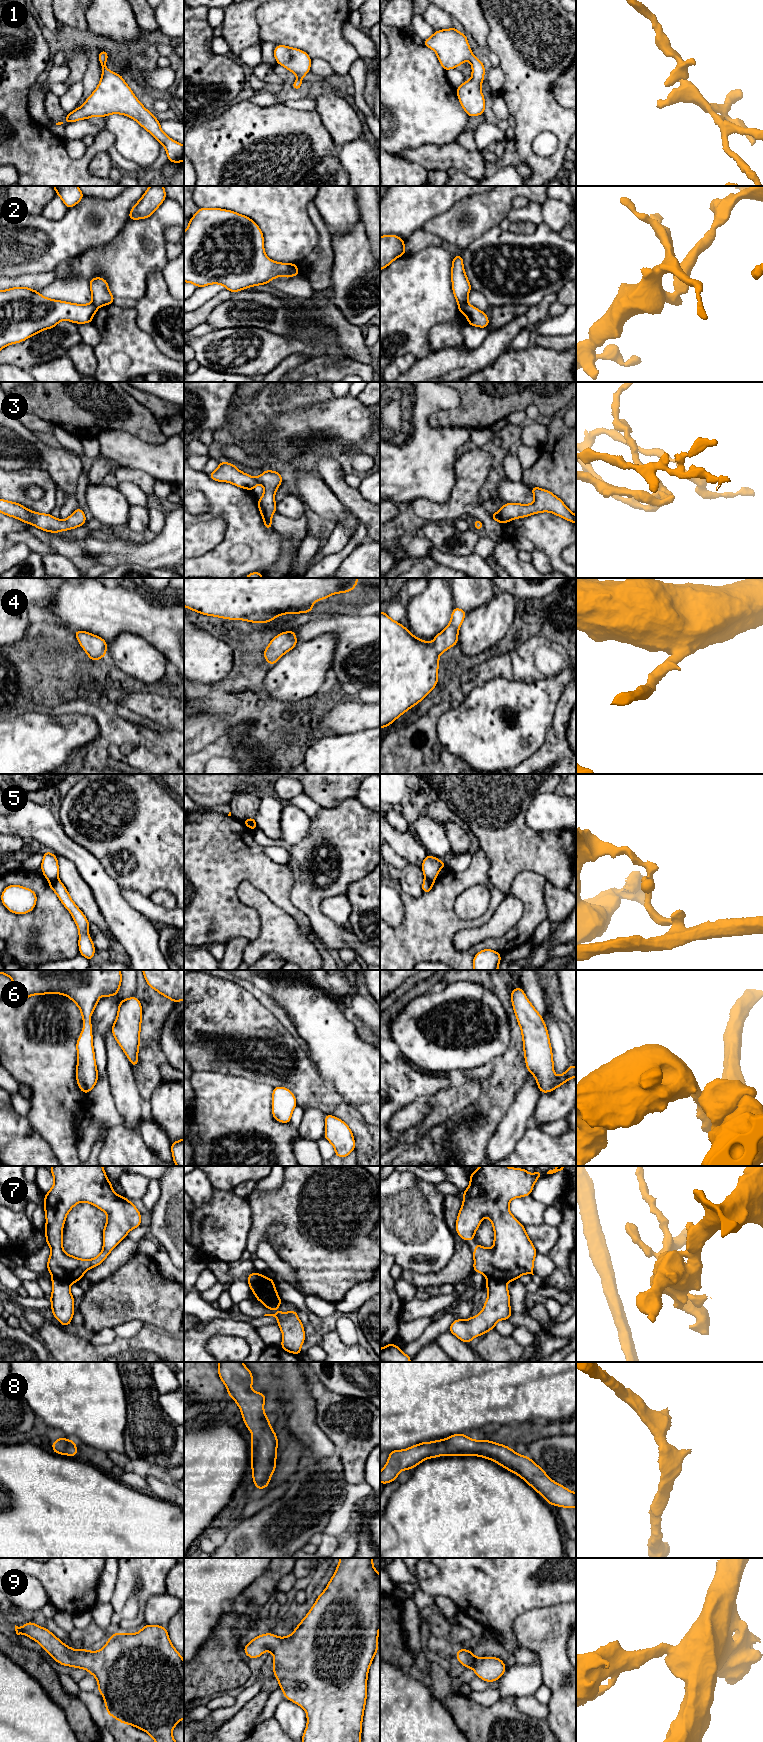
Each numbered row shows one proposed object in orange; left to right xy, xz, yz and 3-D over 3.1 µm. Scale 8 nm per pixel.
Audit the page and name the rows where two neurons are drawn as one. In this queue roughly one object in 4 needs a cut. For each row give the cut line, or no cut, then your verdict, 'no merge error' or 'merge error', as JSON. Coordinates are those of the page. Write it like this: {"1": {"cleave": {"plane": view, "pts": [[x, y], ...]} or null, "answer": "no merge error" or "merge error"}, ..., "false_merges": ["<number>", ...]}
{"1": {"cleave": null, "answer": "no merge error"}, "2": {"cleave": {"plane": "xz", "pts": [[288, 265], [289, 272], [292, 275]]}, "answer": "merge error"}, "3": {"cleave": null, "answer": "no merge error"}, "4": {"cleave": null, "answer": "no merge error"}, "5": {"cleave": {"plane": "yz", "pts": [[425, 878], [433, 881]]}, "answer": "merge error"}, "6": {"cleave": null, "answer": "no merge error"}, "7": {"cleave": {"plane": "yz", "pts": [[487, 1278], [501, 1280], [505, 1283]]}, "answer": "merge error"}, "8": {"cleave": null, "answer": "no merge error"}, "9": {"cleave": null, "answer": "no merge error"}, "false_merges": ["2", "5", "7"]}

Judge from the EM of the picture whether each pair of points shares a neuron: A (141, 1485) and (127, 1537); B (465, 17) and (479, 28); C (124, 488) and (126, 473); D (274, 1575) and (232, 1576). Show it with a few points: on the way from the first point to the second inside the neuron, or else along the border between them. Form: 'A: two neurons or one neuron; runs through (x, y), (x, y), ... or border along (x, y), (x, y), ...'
A: two neurons; border along (119, 1480), (134, 1489), (147, 1492)
B: one neuron; runs through (468, 17), (476, 25)
C: two neurons; border along (118, 483), (132, 482), (145, 494)
D: two neurons; border along (267, 1568), (244, 1591)

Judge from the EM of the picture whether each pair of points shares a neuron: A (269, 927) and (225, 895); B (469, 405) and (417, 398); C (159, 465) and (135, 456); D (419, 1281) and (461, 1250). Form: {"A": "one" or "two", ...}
{"A": "two", "B": "two", "C": "one", "D": "one"}

